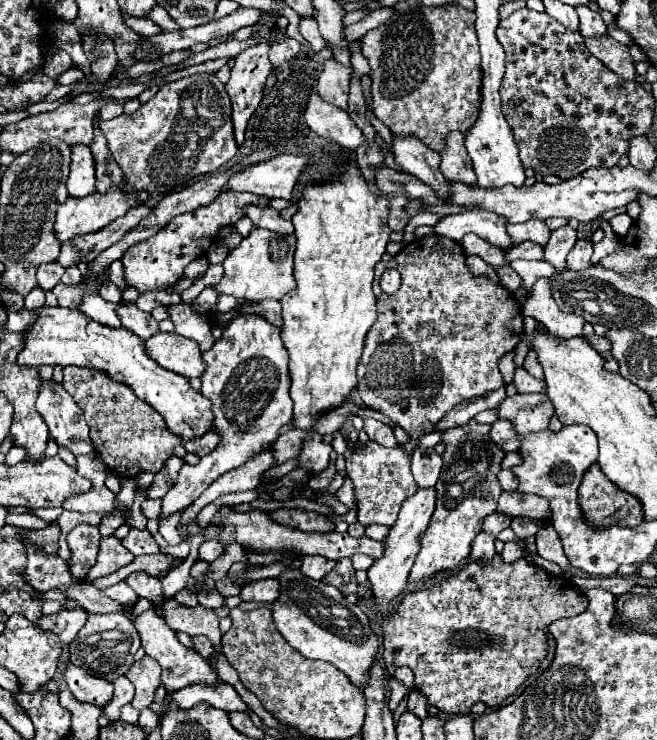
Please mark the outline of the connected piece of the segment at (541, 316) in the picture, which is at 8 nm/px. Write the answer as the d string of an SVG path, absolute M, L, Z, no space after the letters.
M539 277L531 287L531 297L523 305L523 315L529 315L541 321L553 335L557 337L575 337L581 335L585 319L577 317L575 313L559 311L555 299L551 299L551 285L547 277Z

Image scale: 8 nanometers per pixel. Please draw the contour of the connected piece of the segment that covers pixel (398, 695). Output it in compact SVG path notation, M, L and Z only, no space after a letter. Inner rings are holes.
M391 677L391 681L389 681L389 693L391 693L391 697L389 697L389 707L391 707L391 711L395 711L397 705L399 705L399 701L401 701L409 691L407 691L405 685L397 683L397 681Z

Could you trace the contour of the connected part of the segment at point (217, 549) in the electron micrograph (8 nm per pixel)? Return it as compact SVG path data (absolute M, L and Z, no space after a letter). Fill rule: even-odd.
M203 541L201 547L199 547L199 559L205 559L207 563L215 561L219 555L223 555L225 551L225 545L223 543L209 543L209 541Z

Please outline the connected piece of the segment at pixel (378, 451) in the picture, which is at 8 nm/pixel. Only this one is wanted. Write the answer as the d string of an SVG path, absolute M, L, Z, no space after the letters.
M367 441L363 449L355 451L347 457L347 473L355 485L355 499L357 499L357 517L361 525L393 525L403 501L411 497L419 487L411 475L411 453L407 453L401 445L399 447L381 447L373 441Z

